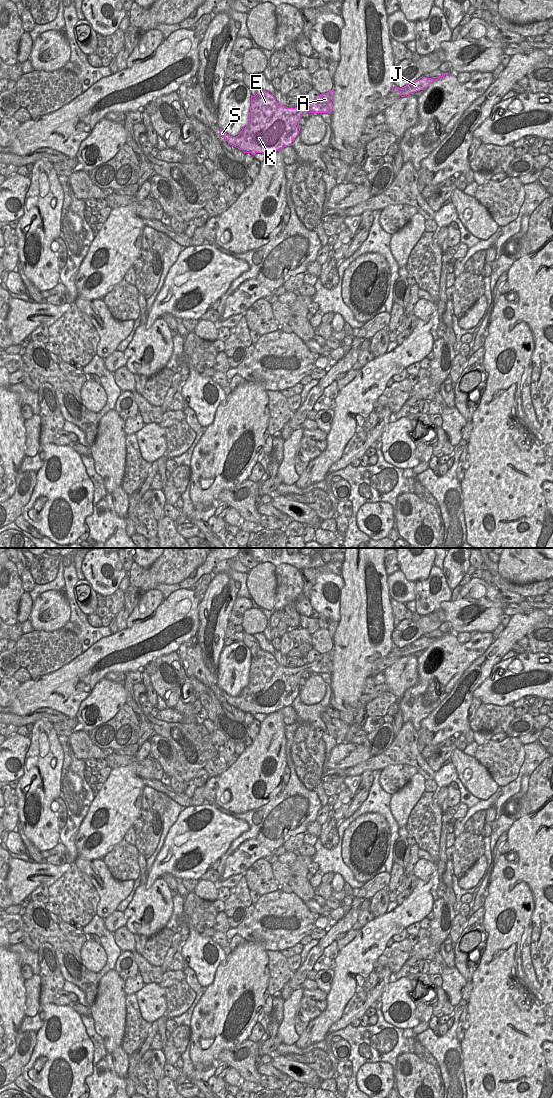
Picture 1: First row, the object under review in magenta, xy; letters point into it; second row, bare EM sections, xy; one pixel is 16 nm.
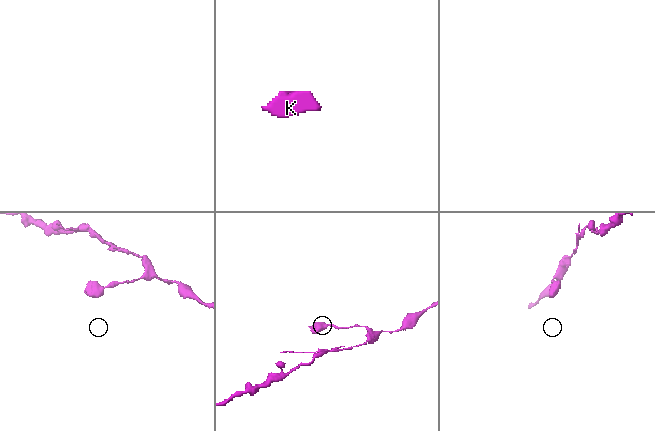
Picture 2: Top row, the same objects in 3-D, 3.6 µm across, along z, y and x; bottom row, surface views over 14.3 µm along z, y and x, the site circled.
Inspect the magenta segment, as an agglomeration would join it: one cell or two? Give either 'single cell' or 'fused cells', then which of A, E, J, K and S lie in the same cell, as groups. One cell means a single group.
single cell | A E J K S

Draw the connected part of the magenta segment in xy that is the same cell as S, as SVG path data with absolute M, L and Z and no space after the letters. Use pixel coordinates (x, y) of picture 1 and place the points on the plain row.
M260 649L255 656L251 655L248 685L236 697L228 695L222 689L220 689L220 695L225 698L228 704L242 710L244 713L251 713L252 715L262 713L269 715L292 704L299 694L299 680L302 678L301 675L303 672L331 674L333 669L333 656L334 651L332 649L327 653L320 654L311 663L306 663L303 666L295 668L288 668L281 666L272 654Z

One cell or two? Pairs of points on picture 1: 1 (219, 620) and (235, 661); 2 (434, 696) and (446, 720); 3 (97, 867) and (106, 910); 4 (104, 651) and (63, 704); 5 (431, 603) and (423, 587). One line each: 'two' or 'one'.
1: two
2: two
3: one
4: one
5: one

